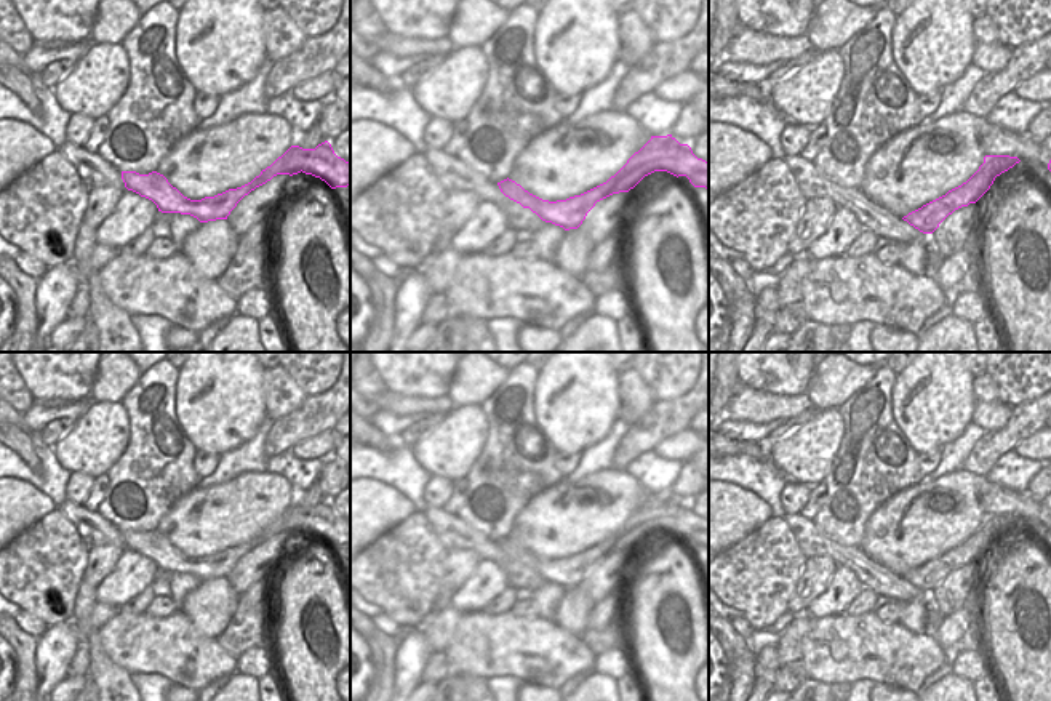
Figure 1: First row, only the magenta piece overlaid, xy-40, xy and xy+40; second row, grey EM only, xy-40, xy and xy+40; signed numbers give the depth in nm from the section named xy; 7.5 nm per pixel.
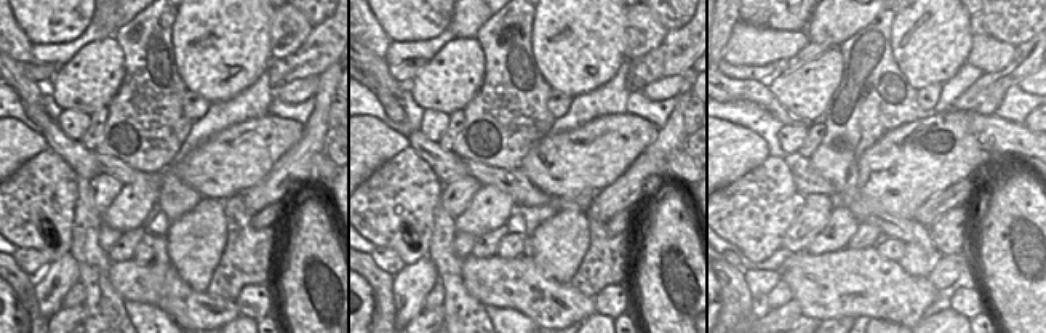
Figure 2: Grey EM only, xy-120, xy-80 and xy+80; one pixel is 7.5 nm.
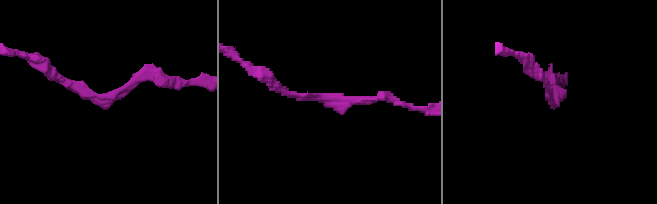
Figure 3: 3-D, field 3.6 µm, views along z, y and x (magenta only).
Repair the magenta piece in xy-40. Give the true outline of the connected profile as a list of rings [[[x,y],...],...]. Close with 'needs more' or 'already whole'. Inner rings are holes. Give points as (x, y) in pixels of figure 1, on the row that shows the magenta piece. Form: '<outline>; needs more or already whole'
[[[328,141],[315,149],[291,146],[270,166],[261,171],[251,182],[229,189],[214,197],[190,200],[184,197],[168,179],[152,171],[139,174],[136,171],[122,171],[122,179],[128,190],[152,200],[162,213],[181,213],[197,218],[200,222],[227,219],[237,203],[256,187],[266,184],[277,174],[312,174],[325,181],[331,189],[347,187],[350,184],[350,163],[338,157]]]; already whole

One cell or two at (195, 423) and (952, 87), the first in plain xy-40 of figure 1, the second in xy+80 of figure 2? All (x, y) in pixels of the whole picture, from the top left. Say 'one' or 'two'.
two

